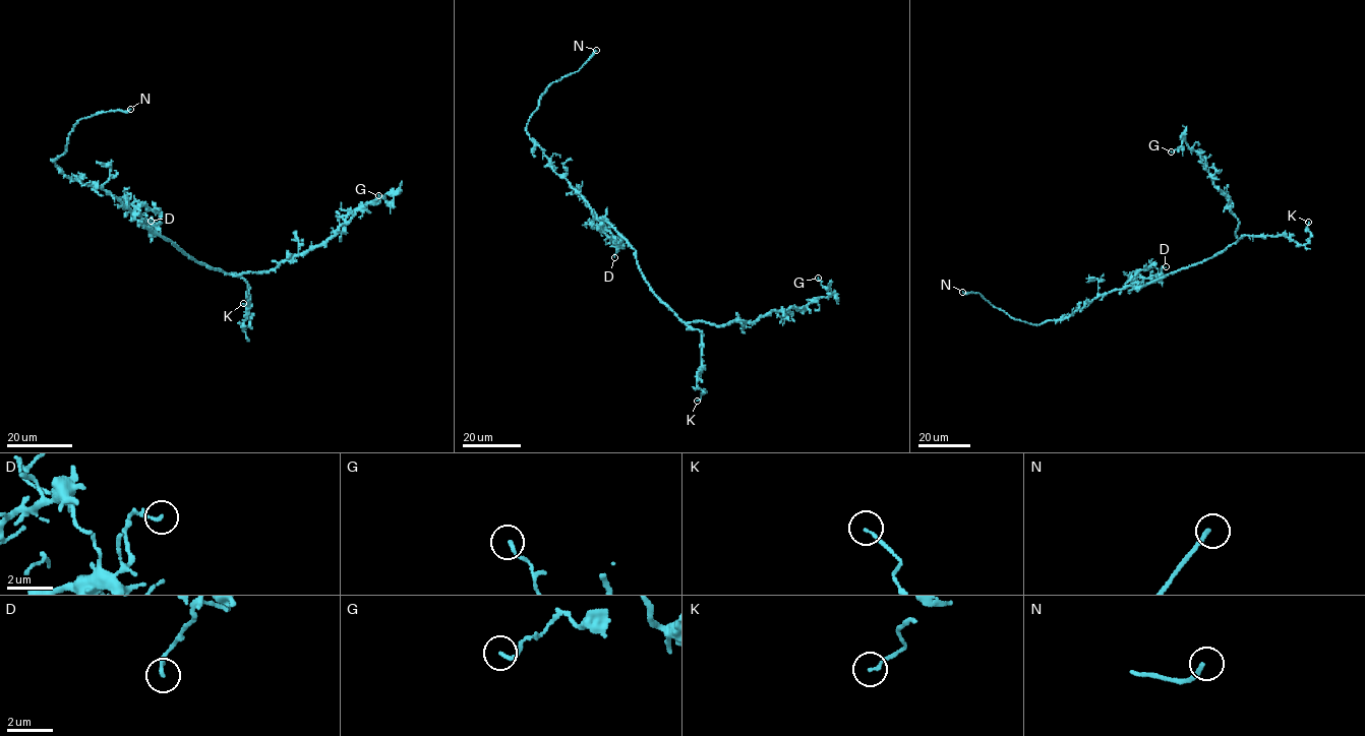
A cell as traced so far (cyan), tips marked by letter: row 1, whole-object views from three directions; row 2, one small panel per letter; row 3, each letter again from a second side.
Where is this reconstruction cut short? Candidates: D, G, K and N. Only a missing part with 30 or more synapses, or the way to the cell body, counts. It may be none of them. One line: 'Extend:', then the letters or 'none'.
Extend: N

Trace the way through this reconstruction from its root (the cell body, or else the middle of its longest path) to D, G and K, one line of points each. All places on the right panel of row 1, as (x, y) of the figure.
D: (1166, 274), (1138, 288), (1134, 287), (1136, 282), (1143, 283), (1144, 279), (1161, 273), (1162, 266), (1166, 266)
G: (1166, 274), (1226, 249), (1238, 241), (1239, 223), (1227, 195), (1217, 188), (1185, 138), (1182, 147), (1171, 151)
K: (1166, 274), (1209, 258), (1244, 235), (1286, 235), (1304, 245), (1310, 236), (1308, 222)

